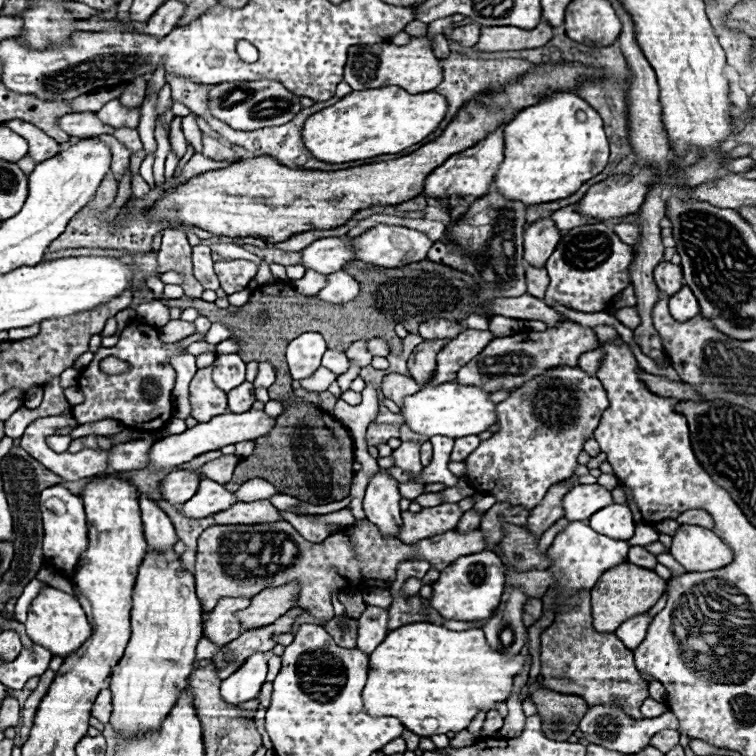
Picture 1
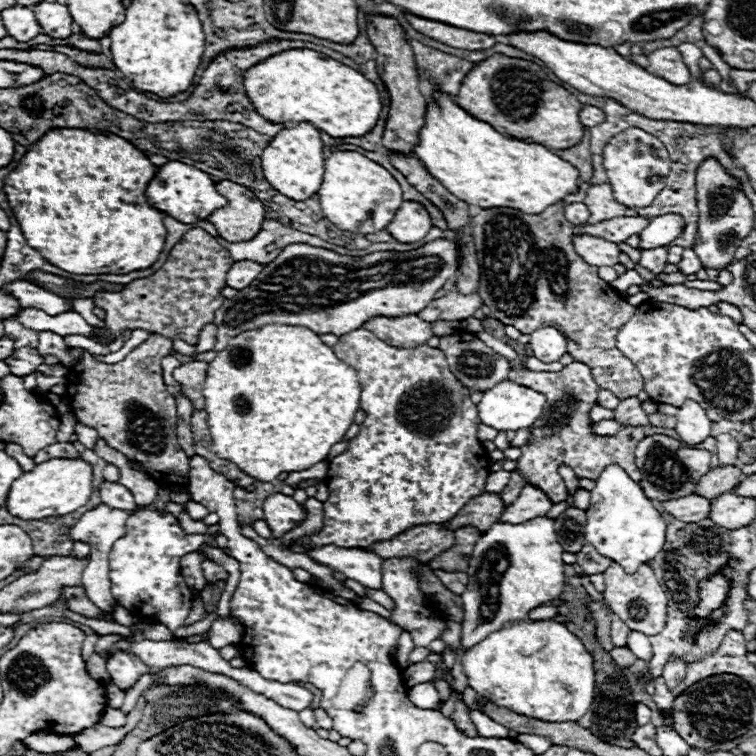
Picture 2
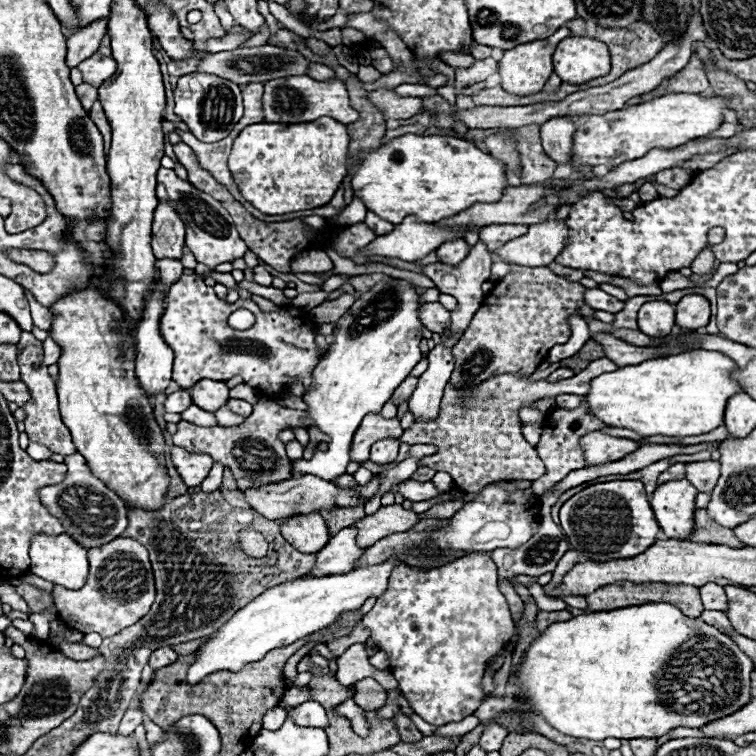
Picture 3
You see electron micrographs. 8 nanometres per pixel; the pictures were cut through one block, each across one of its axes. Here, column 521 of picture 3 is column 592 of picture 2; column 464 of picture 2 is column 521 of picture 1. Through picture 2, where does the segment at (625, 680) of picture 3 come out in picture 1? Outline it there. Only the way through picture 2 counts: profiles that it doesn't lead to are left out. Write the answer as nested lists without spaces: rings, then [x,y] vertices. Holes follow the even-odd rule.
[[[432,622],[406,624],[392,630],[370,654],[368,682],[362,698],[372,716],[394,716],[406,730],[420,737],[460,732],[480,712],[494,710],[514,690],[514,676],[526,664],[526,656],[508,658],[492,650],[480,628],[452,632]]]

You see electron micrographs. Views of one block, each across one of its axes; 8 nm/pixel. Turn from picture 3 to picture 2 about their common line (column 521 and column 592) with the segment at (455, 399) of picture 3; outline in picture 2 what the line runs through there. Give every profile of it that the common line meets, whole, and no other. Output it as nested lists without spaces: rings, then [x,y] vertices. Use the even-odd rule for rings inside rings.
[[[572,362],[564,366],[560,372],[532,372],[532,370],[510,370],[508,380],[518,382],[522,386],[530,386],[542,394],[546,394],[546,406],[542,410],[542,418],[534,422],[530,428],[528,442],[520,448],[522,456],[518,462],[518,472],[526,478],[526,484],[538,486],[552,504],[568,500],[568,488],[558,474],[562,464],[574,470],[576,478],[590,478],[596,480],[600,472],[610,466],[618,464],[640,482],[642,474],[634,464],[634,450],[642,438],[646,438],[644,428],[626,428],[616,432],[614,436],[598,436],[592,432],[594,422],[590,420],[590,410],[598,404],[598,384],[592,378],[592,372],[582,362]]]

